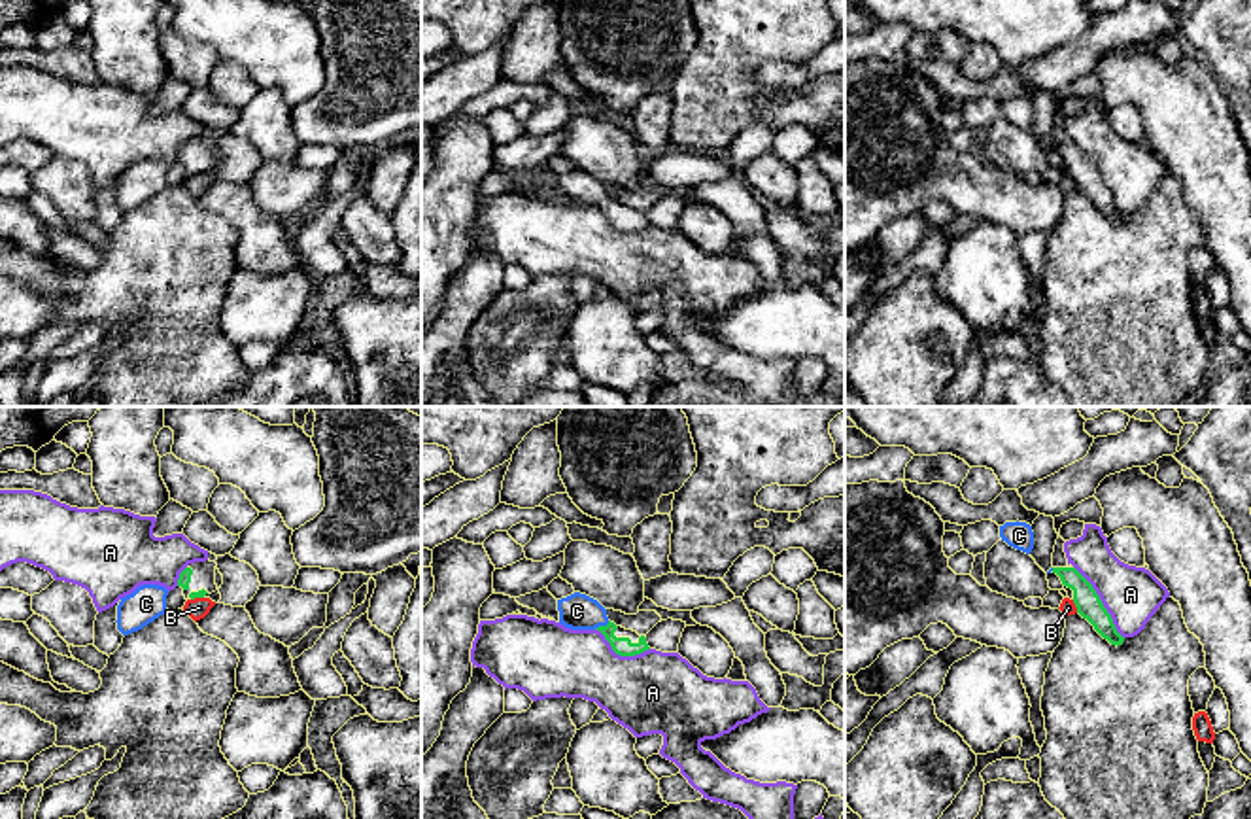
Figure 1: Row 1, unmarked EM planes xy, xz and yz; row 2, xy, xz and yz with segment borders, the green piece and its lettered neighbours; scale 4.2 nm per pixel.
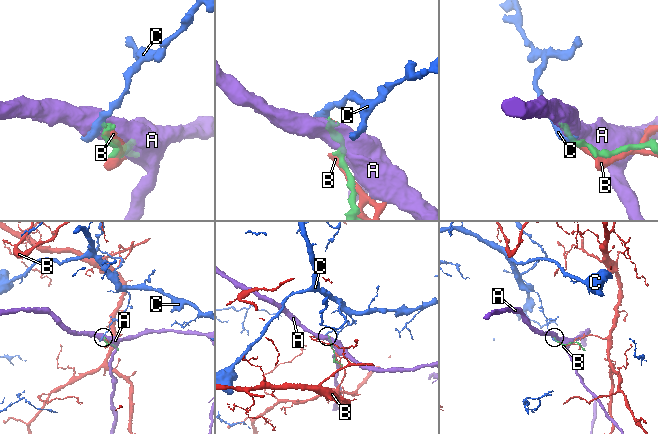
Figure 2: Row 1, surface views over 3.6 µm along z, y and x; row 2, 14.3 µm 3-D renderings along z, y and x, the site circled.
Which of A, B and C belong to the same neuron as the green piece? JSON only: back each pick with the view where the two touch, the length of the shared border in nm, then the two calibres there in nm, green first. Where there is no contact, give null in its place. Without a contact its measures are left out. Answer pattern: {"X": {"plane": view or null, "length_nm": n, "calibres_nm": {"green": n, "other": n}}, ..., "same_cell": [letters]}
{"C": {"plane": "xz", "length_nm": 80, "calibres_nm": {"green": 80, "other": 160}}, "same_cell": ["C"]}

